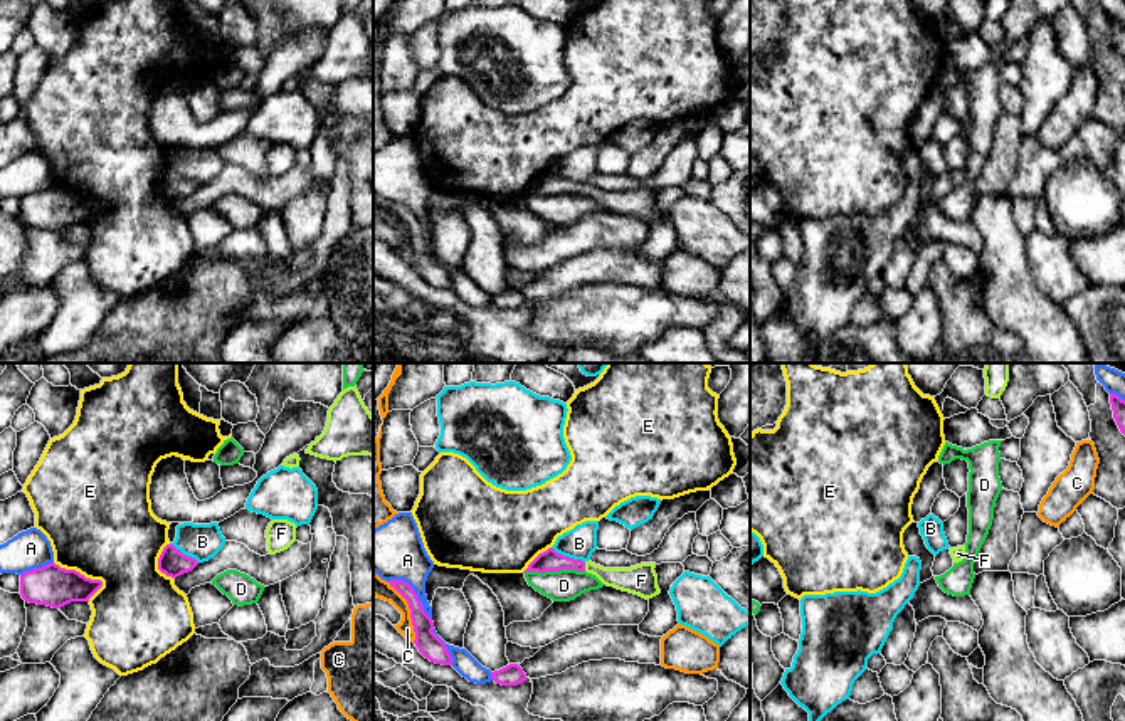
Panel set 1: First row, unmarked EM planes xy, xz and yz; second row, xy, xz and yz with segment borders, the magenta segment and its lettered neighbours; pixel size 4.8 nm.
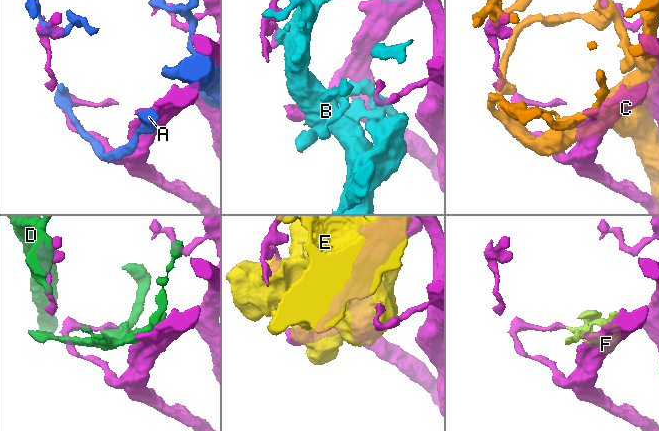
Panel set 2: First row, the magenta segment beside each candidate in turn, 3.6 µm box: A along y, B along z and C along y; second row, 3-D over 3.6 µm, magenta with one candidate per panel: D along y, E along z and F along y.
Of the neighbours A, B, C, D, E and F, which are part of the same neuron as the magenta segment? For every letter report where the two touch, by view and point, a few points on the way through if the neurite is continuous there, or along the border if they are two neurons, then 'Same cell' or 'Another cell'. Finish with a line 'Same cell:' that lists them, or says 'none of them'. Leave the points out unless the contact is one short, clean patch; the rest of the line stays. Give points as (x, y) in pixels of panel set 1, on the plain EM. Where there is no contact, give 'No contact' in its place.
A: Touches magenta at xz (414, 215). Another cell
B: Touches magenta at xz (567, 180). Another cell
C: Touches magenta at xz (411, 236). Another cell
D: Touches magenta at xz (554, 194). Another cell
E: Touches magenta at xy (78, 195). Another cell
F: Touches magenta at xz (584, 190). Path across: xz (550, 184), (584, 190), (609, 200), (634, 204). Same cell
Same cell: F

